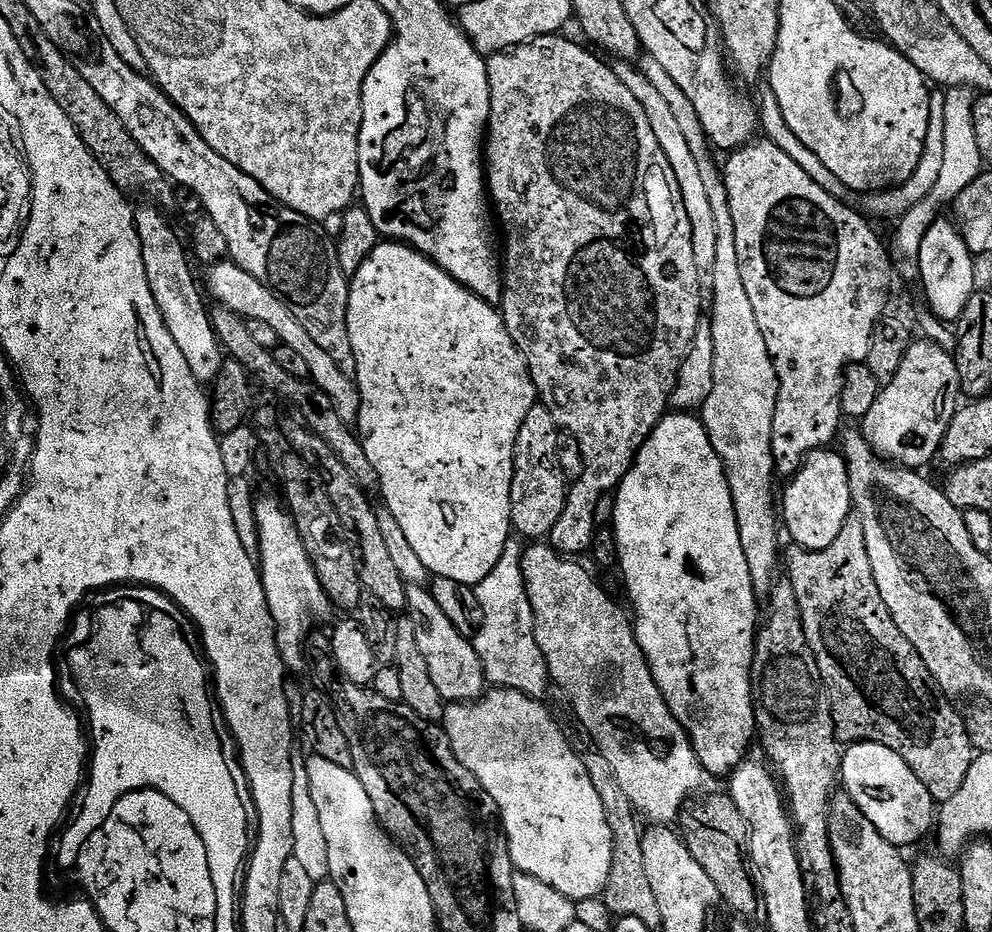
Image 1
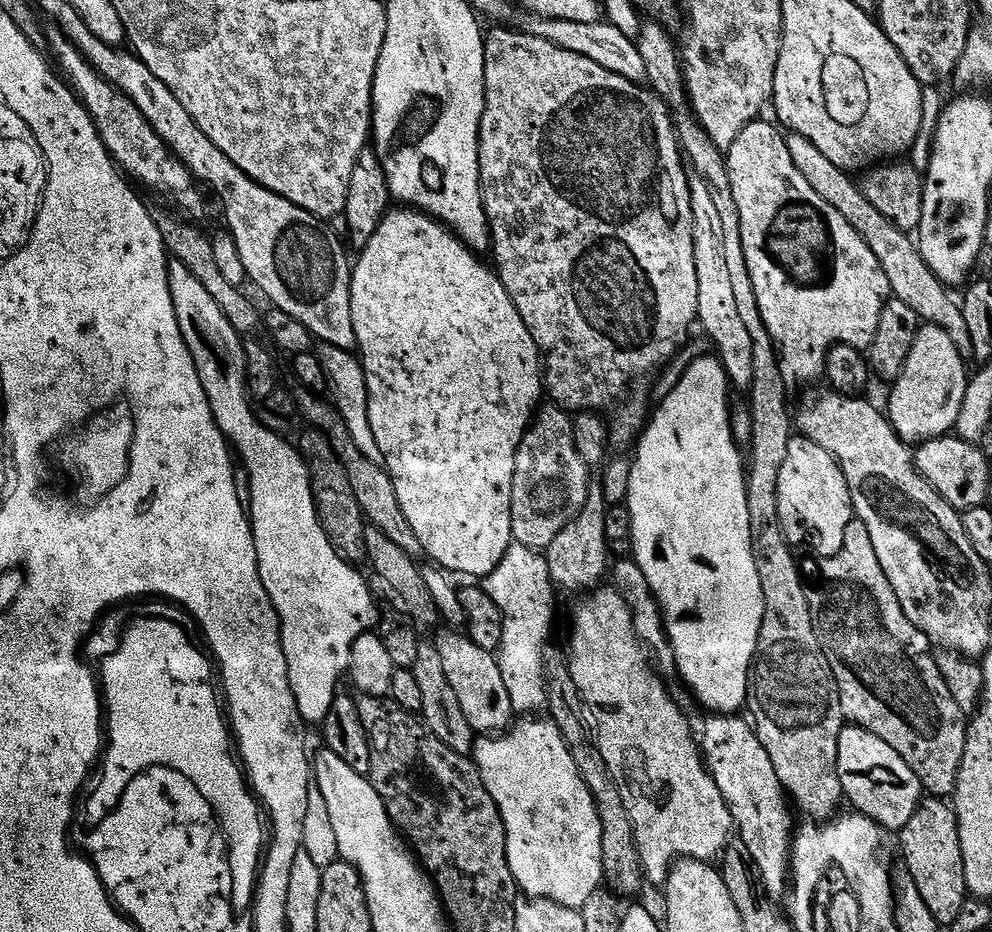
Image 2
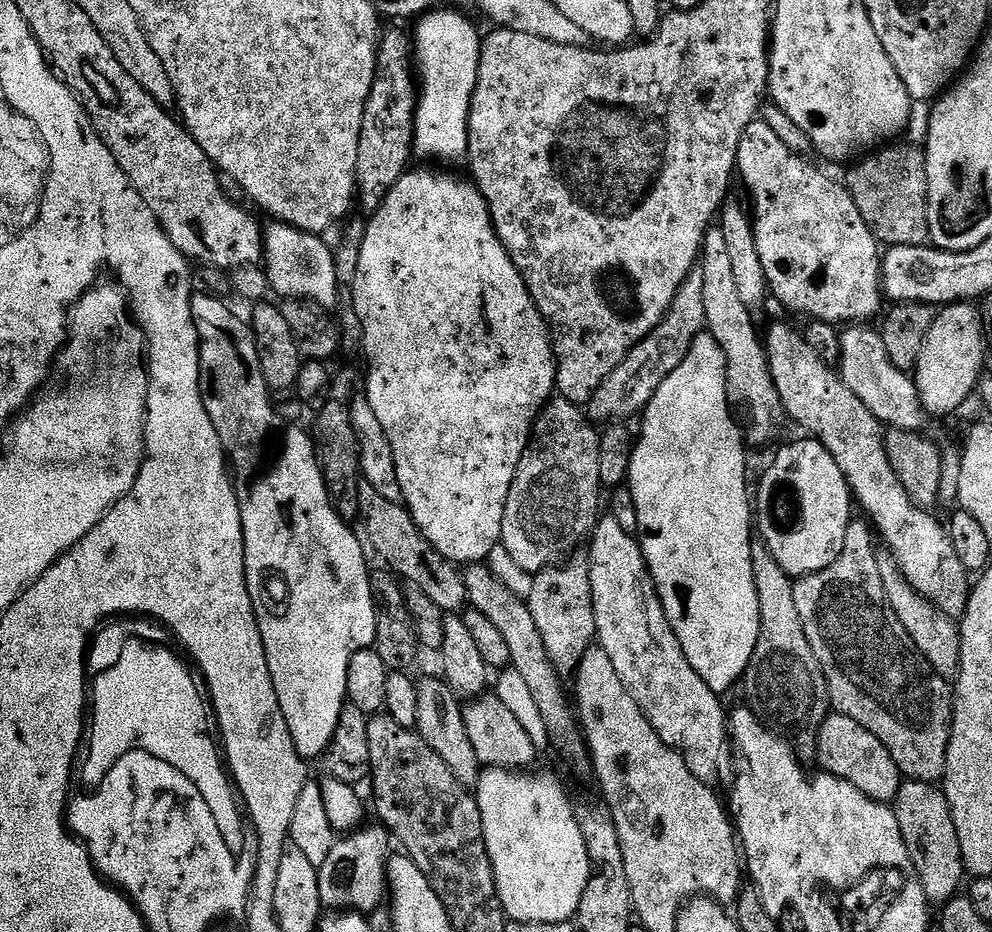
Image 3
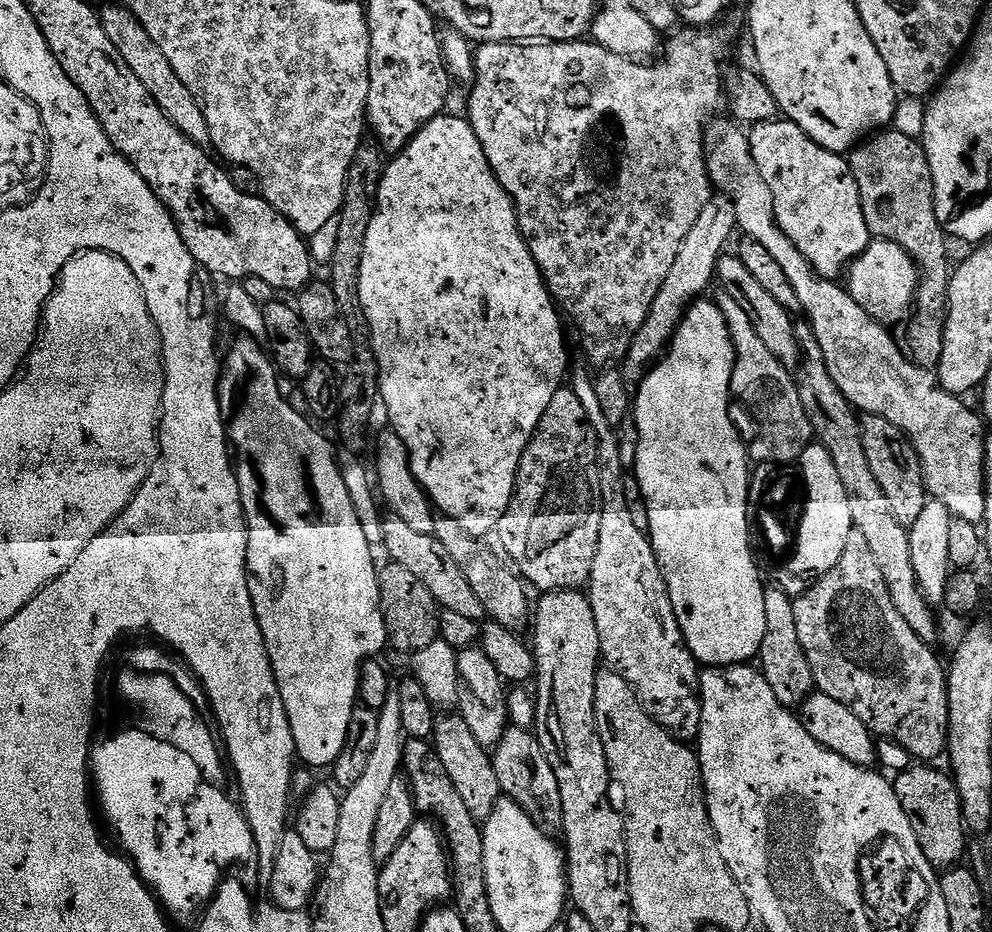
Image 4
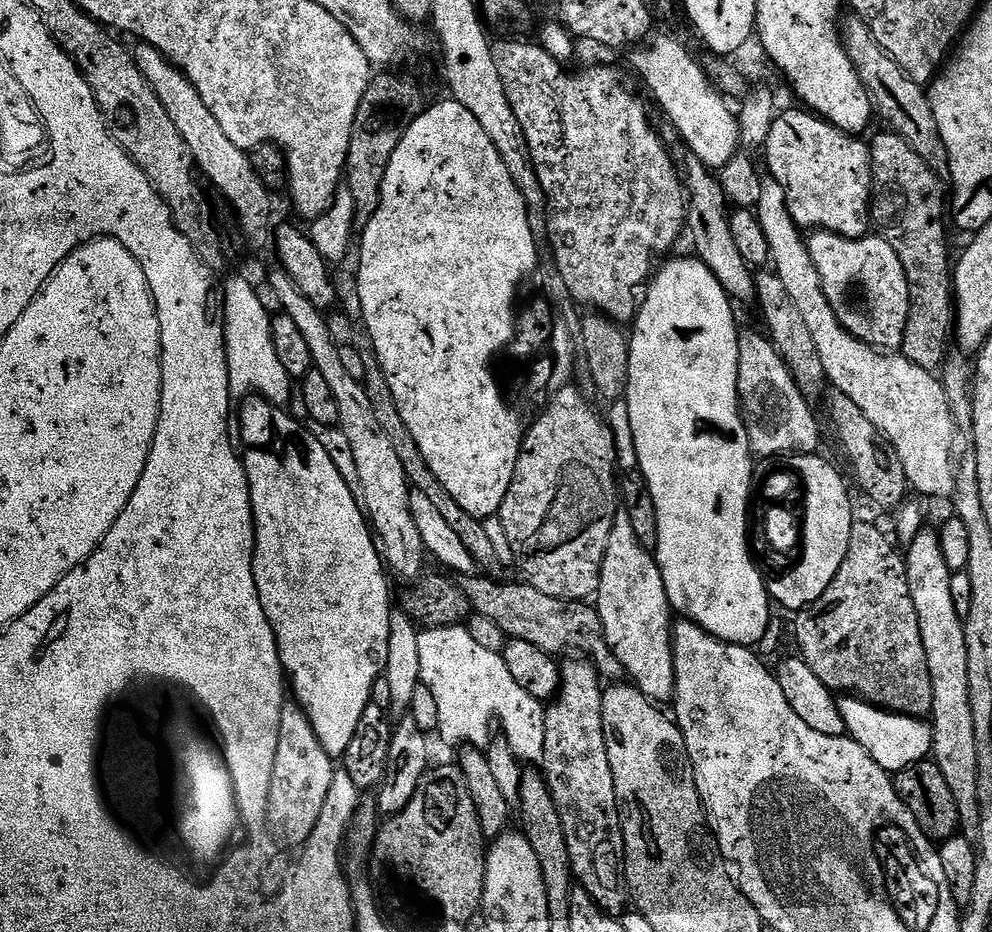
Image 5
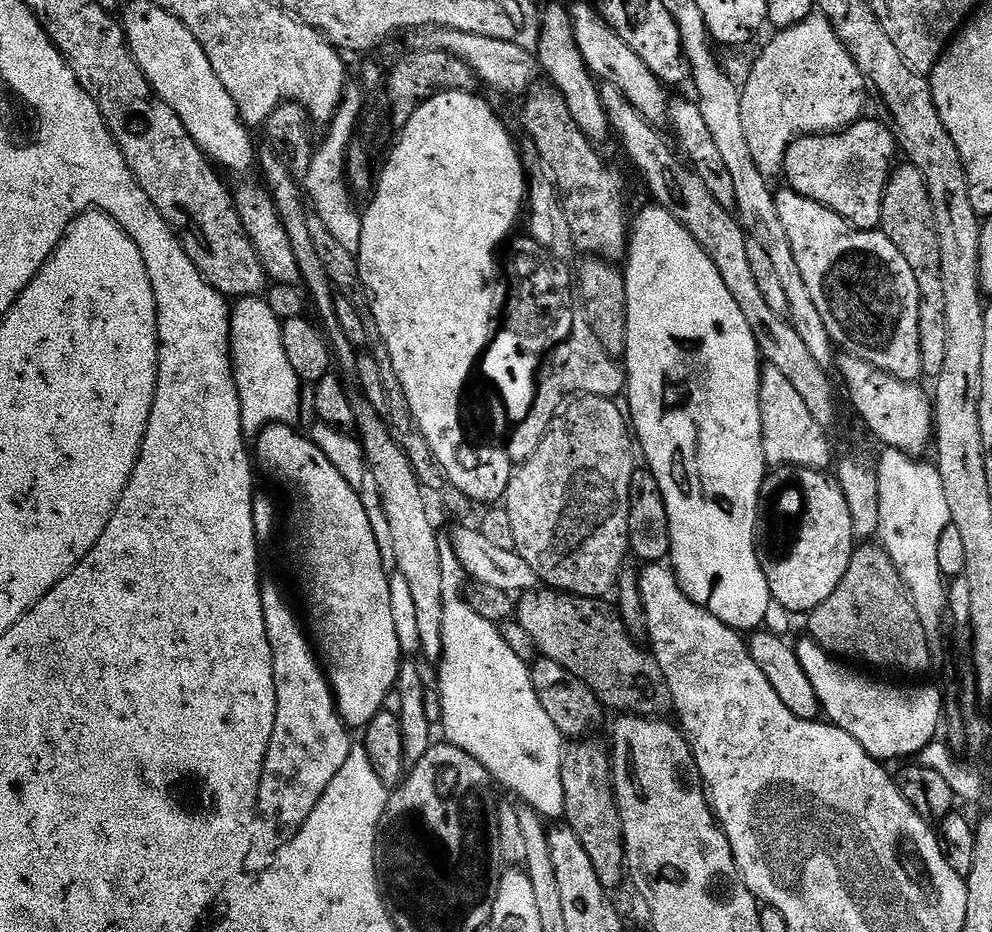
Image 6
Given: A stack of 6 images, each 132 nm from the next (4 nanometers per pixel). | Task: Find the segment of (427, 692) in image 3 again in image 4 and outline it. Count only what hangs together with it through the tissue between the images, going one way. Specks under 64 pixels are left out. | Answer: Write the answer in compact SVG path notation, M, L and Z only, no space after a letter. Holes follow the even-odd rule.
M459 714L442 715L435 721L430 737L436 750L436 756L446 766L446 774L450 774L450 782L454 782L454 790L462 798L466 810L470 810L470 818L477 822L488 820L494 814L494 808L502 798L498 774L494 774L494 766L489 749L478 743L478 738L470 731L470 726Z

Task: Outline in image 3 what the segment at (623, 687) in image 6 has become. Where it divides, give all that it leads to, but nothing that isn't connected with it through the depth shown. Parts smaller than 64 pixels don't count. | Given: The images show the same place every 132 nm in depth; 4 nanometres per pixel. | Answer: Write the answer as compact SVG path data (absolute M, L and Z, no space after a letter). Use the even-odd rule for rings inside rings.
M365 483L360 489L360 511L362 521L368 527L367 543L376 547L377 554L393 568L389 568L393 573L399 574L405 581L408 579L416 587L413 589L430 598L445 614L459 613L460 607L469 603L461 569L424 539L420 527L412 520L403 503L384 498L378 490L374 490L374 486Z

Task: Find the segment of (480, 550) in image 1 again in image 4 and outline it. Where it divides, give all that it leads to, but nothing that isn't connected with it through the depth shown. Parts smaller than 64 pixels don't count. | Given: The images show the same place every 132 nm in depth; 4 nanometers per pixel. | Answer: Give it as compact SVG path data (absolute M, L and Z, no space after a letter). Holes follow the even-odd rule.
M441 114L433 118L401 152L395 153L387 161L376 195L376 212L372 215L370 230L366 230L359 311L362 316L364 312L368 332L372 335L370 347L376 358L376 371L380 381L378 396L382 408L388 411L391 431L396 432L406 446L414 478L439 515L458 522L458 526L462 526L466 534L484 538L487 537L487 532L495 533L500 527L502 514L506 514L516 489L516 471L522 454L538 430L538 422L542 422L542 414L546 414L550 398L554 398L554 394L565 383L570 363L568 364L568 348L564 345L565 321L544 283L544 275L538 270L538 262L534 262L522 238L516 217L516 204L498 182L490 162L486 162L482 142L478 142L478 134L474 134L471 124L463 115L448 115Z

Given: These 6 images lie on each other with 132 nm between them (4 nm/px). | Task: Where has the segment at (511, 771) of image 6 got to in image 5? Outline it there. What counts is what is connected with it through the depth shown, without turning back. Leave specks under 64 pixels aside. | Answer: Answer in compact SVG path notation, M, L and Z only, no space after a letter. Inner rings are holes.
M467 627L426 628L418 638L422 670L420 683L434 694L438 705L436 732L448 744L487 749L494 739L492 719L500 723L503 739L514 750L517 760L543 761L546 746L545 705L535 700L506 670L503 655L485 650L470 638Z

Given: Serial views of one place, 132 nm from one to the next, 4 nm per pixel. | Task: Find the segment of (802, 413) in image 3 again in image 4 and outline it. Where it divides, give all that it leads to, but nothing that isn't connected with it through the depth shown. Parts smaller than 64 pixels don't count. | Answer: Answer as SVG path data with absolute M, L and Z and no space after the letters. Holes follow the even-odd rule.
M725 254L720 257L716 264L716 280L721 284L723 295L734 298L742 310L746 310L746 318L750 318L750 326L758 330L758 338L762 338L762 343L782 366L789 370L795 369L801 363L801 351L797 340L797 325L792 325L793 317L782 306L778 306L778 298L773 298L759 282L754 279L750 270L742 266L739 255Z

